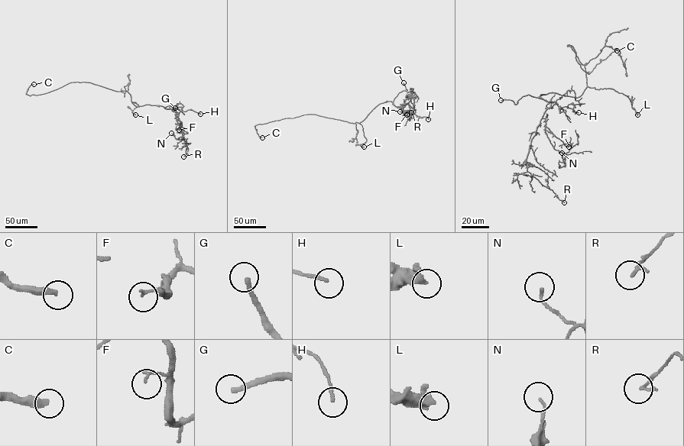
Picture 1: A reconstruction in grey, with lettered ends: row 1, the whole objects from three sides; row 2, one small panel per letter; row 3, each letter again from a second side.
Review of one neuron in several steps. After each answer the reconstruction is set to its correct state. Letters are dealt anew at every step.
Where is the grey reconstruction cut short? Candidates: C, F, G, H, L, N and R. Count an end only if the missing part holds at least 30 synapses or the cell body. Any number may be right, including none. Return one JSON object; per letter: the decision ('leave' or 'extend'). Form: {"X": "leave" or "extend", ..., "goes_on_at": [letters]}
{"C": "extend", "F": "leave", "G": "extend", "H": "leave", "L": "leave", "N": "leave", "R": "leave", "goes_on_at": ["C", "G"]}

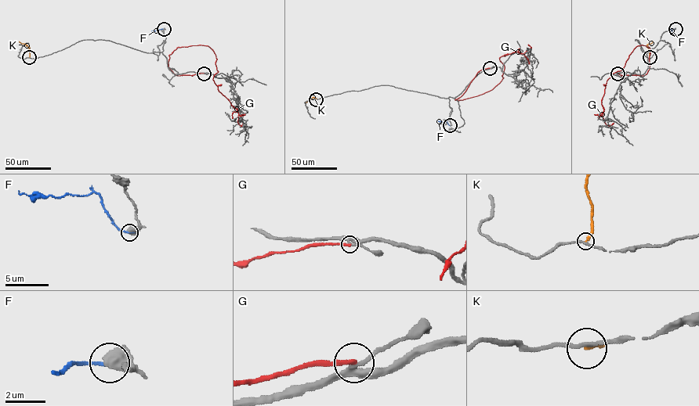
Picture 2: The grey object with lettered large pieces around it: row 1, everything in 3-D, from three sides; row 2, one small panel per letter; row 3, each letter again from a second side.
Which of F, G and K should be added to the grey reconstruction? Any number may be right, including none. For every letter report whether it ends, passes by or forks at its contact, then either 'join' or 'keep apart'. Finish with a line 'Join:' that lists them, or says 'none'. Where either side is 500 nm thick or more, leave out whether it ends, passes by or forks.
F: keep apart
G: it ends; keep apart
K: it ends; keep apart
Join: none

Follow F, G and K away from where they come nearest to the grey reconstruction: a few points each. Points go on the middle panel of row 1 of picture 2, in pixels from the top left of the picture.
F: (450, 125), (447, 121), (438, 121)
G: (490, 68), (454, 99), (499, 83), (504, 55), (524, 52), (529, 63)
K: (316, 99), (312, 97), (306, 102)

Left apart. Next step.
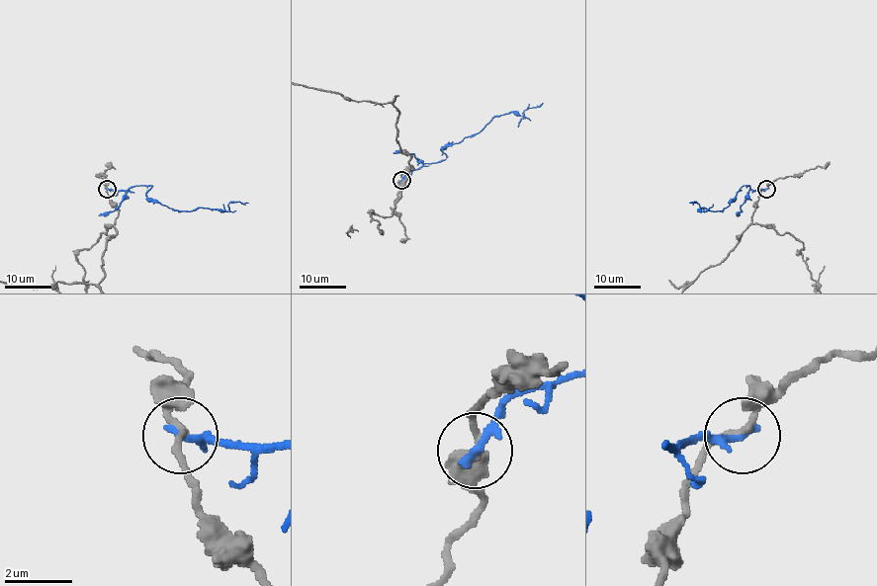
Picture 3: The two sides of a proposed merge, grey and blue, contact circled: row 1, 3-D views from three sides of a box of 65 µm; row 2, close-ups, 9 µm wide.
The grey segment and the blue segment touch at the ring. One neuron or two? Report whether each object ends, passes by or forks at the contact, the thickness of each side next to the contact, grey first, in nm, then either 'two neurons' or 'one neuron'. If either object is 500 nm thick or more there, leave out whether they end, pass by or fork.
grey passes by | blue ends | 180/280 nm | two neurons

